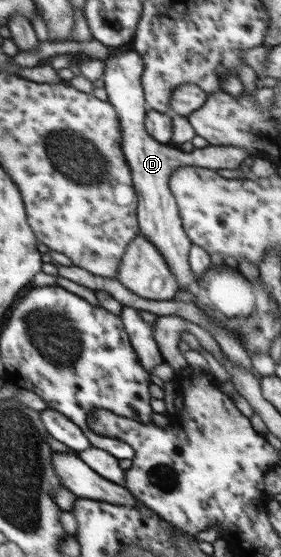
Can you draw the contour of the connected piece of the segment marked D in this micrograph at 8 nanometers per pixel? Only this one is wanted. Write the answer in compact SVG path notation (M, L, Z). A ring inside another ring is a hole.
M128 50L107 56L103 61L106 62L103 76L104 88L108 94L108 101L117 109L117 114L120 116L124 154L132 168L132 182L136 190L141 233L164 254L173 274L179 279L180 290L194 290L197 278L192 272L190 261L193 244L184 228L180 209L171 190L171 176L181 167L189 166L215 171L237 169L240 168L241 163L250 162L251 155L243 148L212 145L187 153L179 147L157 141L148 133L146 126L148 108L143 87L144 57L134 50Z

